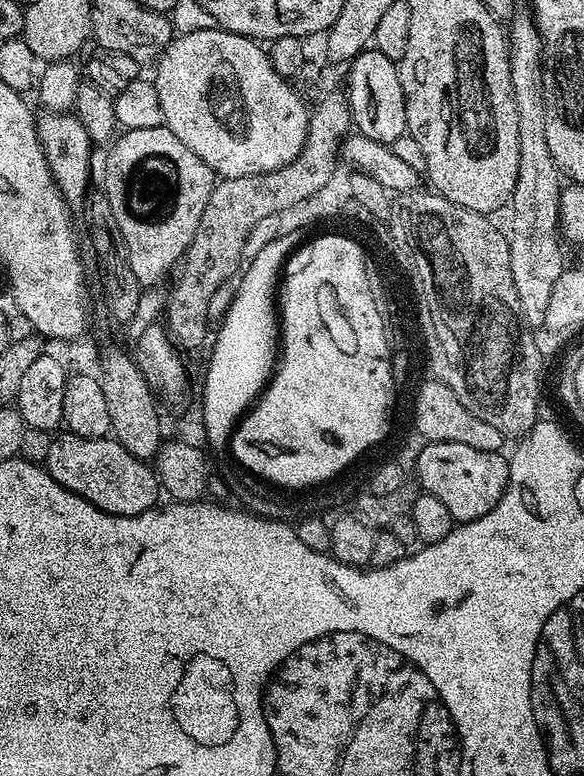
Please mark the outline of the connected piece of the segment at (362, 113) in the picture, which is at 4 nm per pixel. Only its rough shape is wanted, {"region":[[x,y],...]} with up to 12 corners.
{"region":[[397,61],[350,62],[355,131],[392,145],[408,131]]}

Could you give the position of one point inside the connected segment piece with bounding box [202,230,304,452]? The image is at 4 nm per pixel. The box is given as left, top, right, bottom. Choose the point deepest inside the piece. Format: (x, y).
(242, 363)

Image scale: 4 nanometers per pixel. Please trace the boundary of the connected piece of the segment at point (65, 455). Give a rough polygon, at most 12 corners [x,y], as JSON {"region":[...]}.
{"region":[[57,435],[47,470],[111,516],[157,507],[156,473],[114,438]]}

